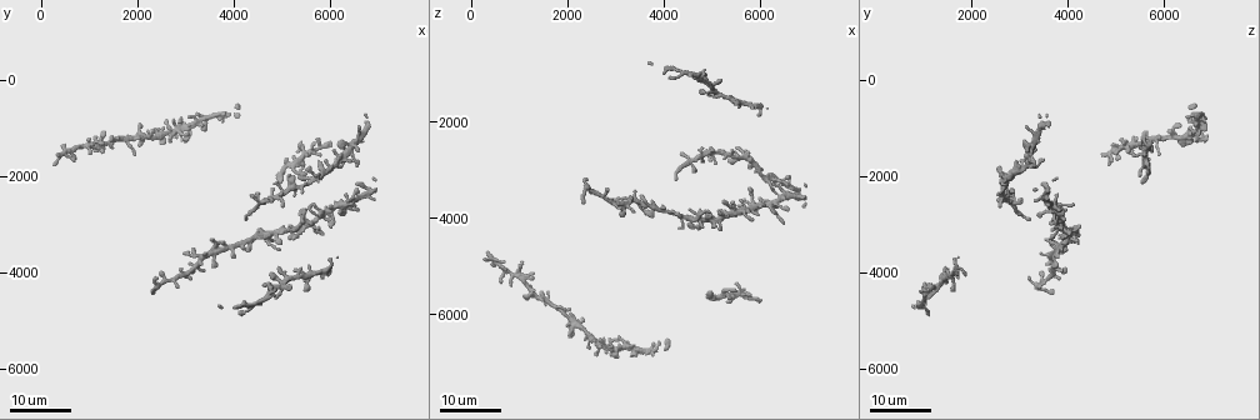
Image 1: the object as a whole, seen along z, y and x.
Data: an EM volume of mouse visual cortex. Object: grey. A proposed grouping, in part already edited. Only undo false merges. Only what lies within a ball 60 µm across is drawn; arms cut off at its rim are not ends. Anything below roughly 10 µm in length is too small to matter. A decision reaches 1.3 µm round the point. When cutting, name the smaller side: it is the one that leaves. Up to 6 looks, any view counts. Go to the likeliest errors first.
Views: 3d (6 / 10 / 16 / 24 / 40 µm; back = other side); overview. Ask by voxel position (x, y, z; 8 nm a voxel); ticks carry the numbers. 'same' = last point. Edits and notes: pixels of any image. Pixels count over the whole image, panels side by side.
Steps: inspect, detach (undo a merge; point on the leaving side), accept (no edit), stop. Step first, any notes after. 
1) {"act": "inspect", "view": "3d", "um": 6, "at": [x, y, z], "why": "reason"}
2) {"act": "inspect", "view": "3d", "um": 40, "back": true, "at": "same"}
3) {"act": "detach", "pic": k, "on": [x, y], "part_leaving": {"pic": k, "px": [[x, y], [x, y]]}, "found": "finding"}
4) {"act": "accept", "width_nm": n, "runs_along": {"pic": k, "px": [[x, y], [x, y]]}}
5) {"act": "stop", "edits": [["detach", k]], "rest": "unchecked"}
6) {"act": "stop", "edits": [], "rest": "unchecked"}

{"act": "inspect", "view": "3d", "um": 24, "at": [4900, 2450, 2700], "why": "looks like a crossing"}

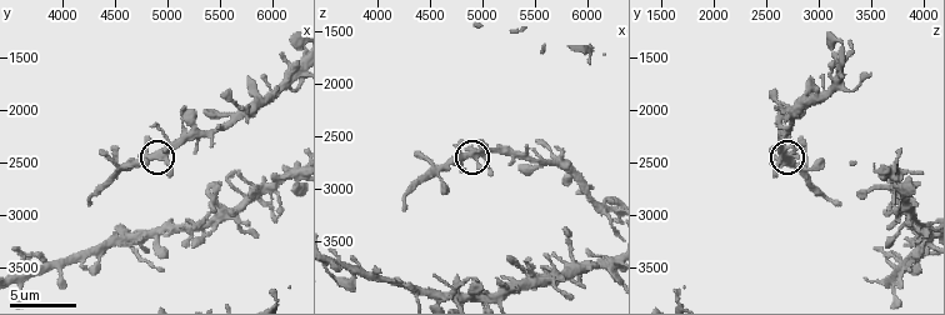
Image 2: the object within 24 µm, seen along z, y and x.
{"act": "inspect", "view": "3d", "um": 6, "at": [4980, 2480, 2660]}

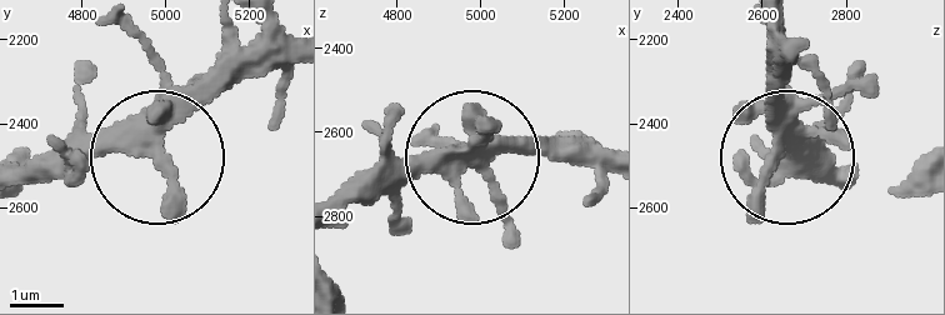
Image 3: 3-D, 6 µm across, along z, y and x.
{"act": "accept", "found": "one cell here"}

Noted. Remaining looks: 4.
{"act": "inspect", "view": "3d", "um": 24, "at": [5200, 3100, 4150], "why": "a fork"}

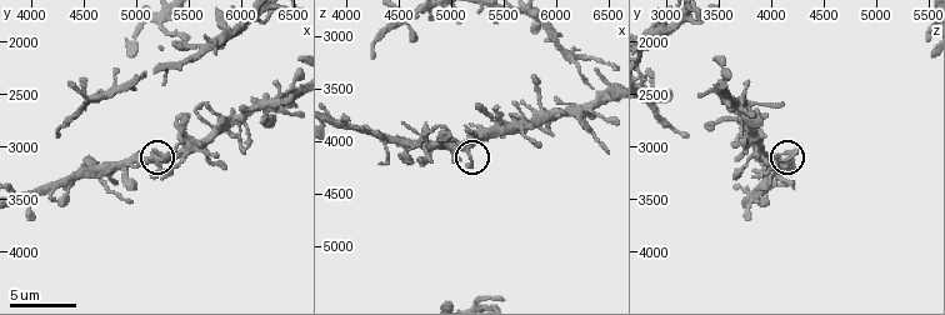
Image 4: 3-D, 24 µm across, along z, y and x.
{"act": "inspect", "view": "3d", "um": 10, "at": [5140, 3140, 4140]}

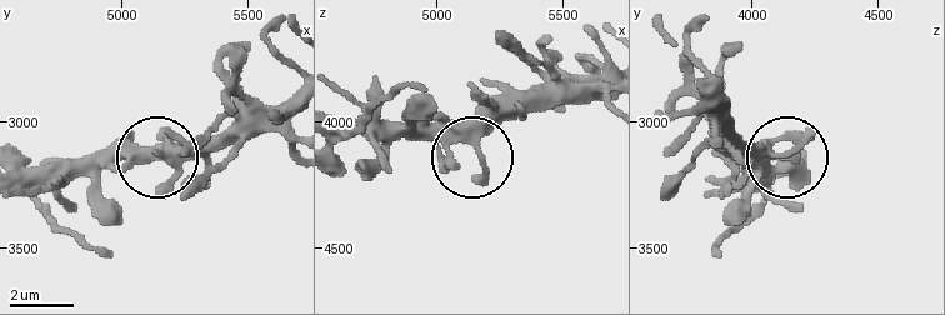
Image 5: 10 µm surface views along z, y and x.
{"act": "accept", "side_arm_um": 30, "runs_along": {"pic": 5, "px": [[511, 121], [474, 148], [395, 138]]}, "found": "all the same cell"}

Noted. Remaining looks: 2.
{"act": "inspect", "view": "3d", "um": 16, "at": [6400, 1550, 3150], "why": "four-way junction"}

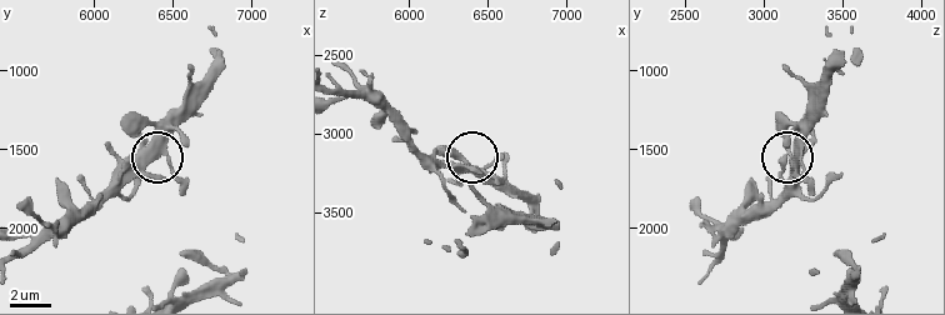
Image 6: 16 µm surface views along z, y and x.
{"act": "inspect", "view": "3d", "um": 10, "at": [6340, 1500, 3220]}

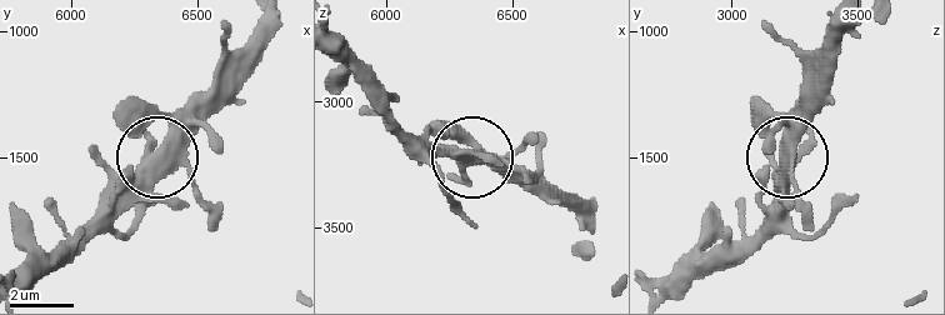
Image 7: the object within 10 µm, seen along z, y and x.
{"act": "accept", "width_nm": 410, "found": "one cell here"}

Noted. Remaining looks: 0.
{"act": "stop", "edits": [], "rest": "unchecked"}

